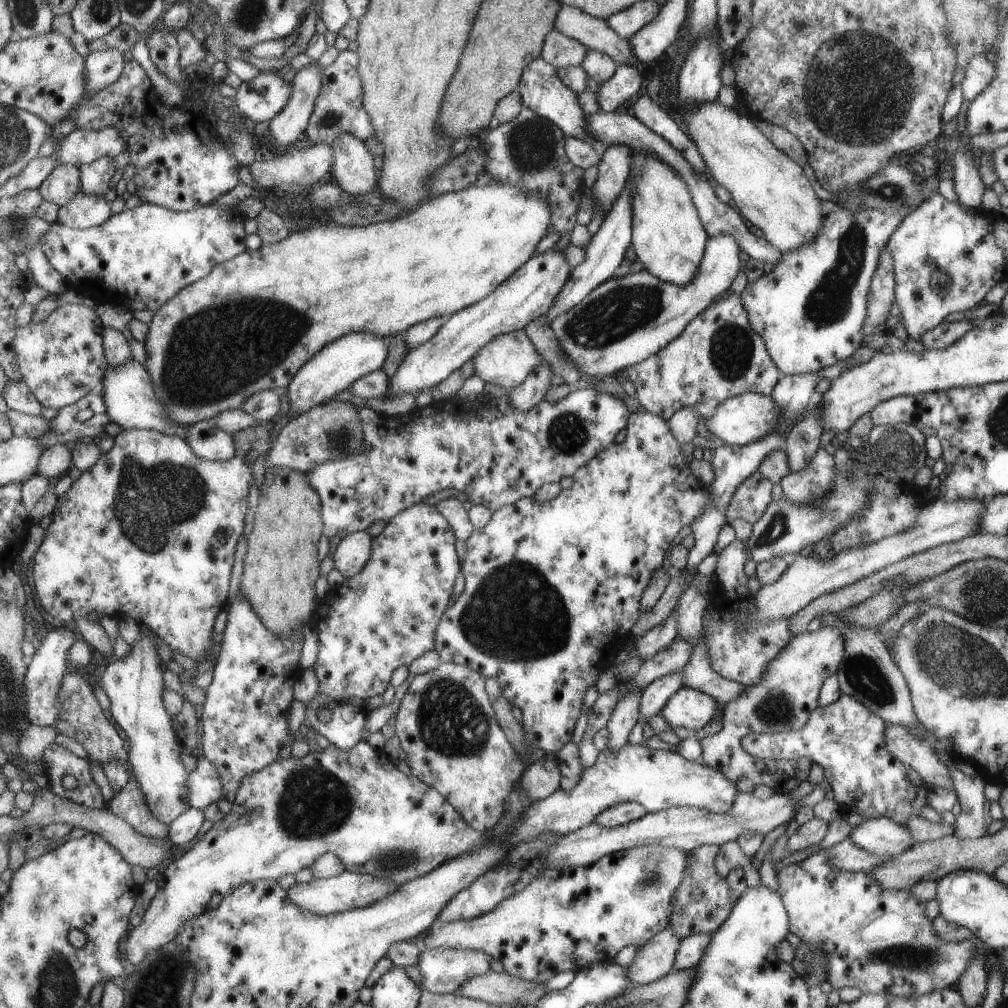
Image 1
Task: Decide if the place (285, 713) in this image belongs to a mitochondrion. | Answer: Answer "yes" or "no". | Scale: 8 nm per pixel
no

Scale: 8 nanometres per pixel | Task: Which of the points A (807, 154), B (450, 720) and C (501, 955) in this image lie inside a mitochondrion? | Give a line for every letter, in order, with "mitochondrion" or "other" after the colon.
A: other
B: mitochondrion
C: other

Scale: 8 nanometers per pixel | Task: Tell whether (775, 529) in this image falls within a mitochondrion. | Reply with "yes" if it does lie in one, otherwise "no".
yes

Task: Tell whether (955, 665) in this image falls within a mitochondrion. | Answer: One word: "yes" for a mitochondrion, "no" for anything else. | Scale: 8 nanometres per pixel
yes

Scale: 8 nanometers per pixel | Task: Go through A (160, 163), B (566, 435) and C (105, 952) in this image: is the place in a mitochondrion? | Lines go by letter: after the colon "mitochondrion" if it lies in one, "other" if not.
A: other
B: mitochondrion
C: other

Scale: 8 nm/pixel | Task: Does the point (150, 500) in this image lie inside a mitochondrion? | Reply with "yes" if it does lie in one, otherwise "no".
yes

